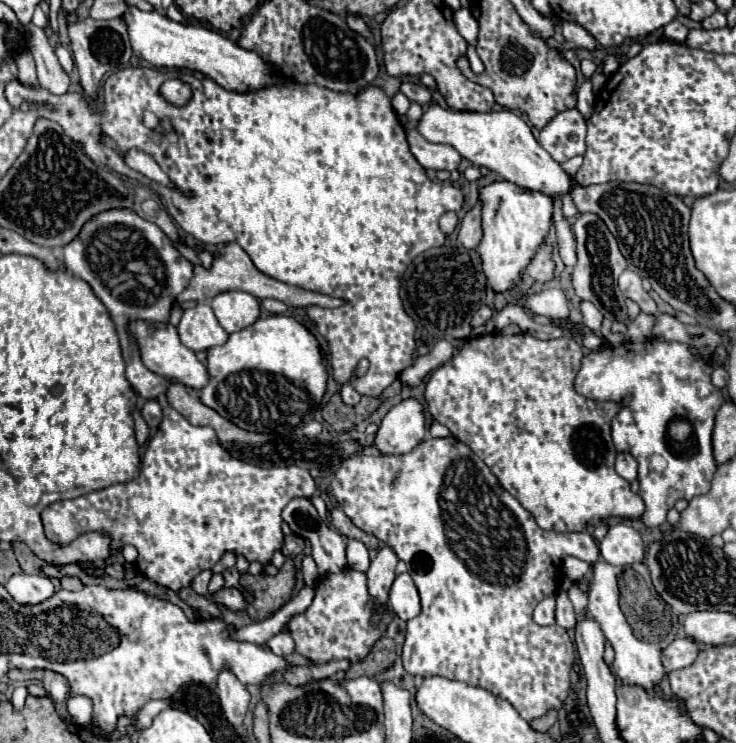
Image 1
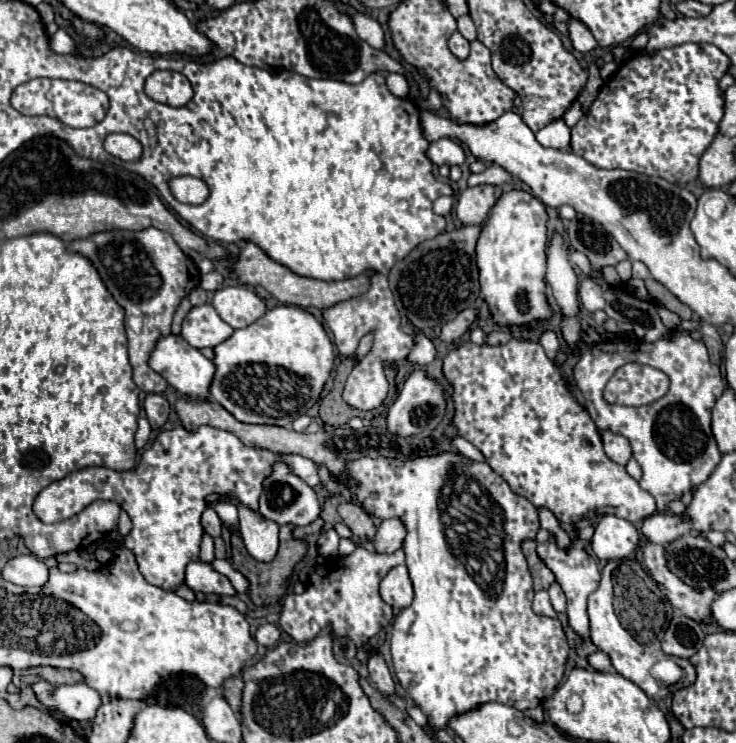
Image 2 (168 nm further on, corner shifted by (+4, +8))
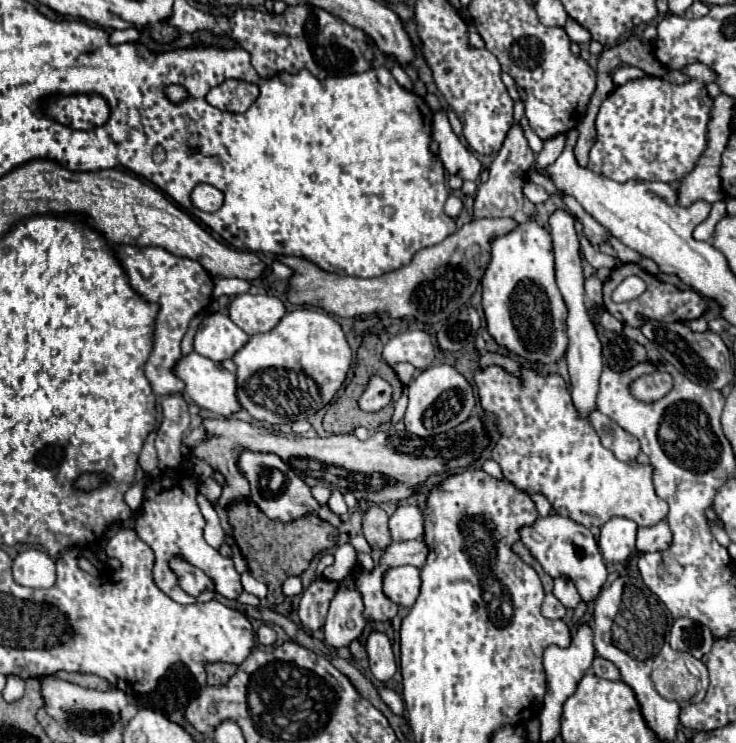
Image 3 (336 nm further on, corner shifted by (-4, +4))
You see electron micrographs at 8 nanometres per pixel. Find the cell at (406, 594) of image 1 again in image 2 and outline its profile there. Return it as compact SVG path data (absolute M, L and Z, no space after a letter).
M394 566L382 580L380 584L380 596L386 604L390 604L394 610L408 608L414 600L412 592L412 582L408 578L406 566Z

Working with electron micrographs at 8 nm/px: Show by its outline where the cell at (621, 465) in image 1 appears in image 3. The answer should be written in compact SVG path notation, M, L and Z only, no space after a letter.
M592 412L590 422L592 422L596 434L600 436L602 446L612 450L618 460L624 460L624 462L636 460L636 456L640 452L640 442L636 436L622 430L614 420L610 420L602 412Z

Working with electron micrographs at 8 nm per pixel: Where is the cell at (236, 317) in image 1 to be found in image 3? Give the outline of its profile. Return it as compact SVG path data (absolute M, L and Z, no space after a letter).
M238 294L232 298L228 314L236 326L252 336L258 332L270 332L286 314L286 306L276 296Z

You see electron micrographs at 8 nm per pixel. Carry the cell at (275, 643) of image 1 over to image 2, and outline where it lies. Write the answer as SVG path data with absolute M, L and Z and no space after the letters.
M262 624L258 630L256 630L256 634L254 634L254 638L256 638L256 642L260 644L260 646L266 646L266 648L274 648L278 642L280 642L280 628L276 626L276 624Z

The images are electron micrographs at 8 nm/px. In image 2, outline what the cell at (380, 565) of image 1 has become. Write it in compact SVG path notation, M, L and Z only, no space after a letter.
M382 520L376 536L374 536L374 548L376 552L396 552L402 546L402 540L406 536L406 528L402 528L400 520Z

